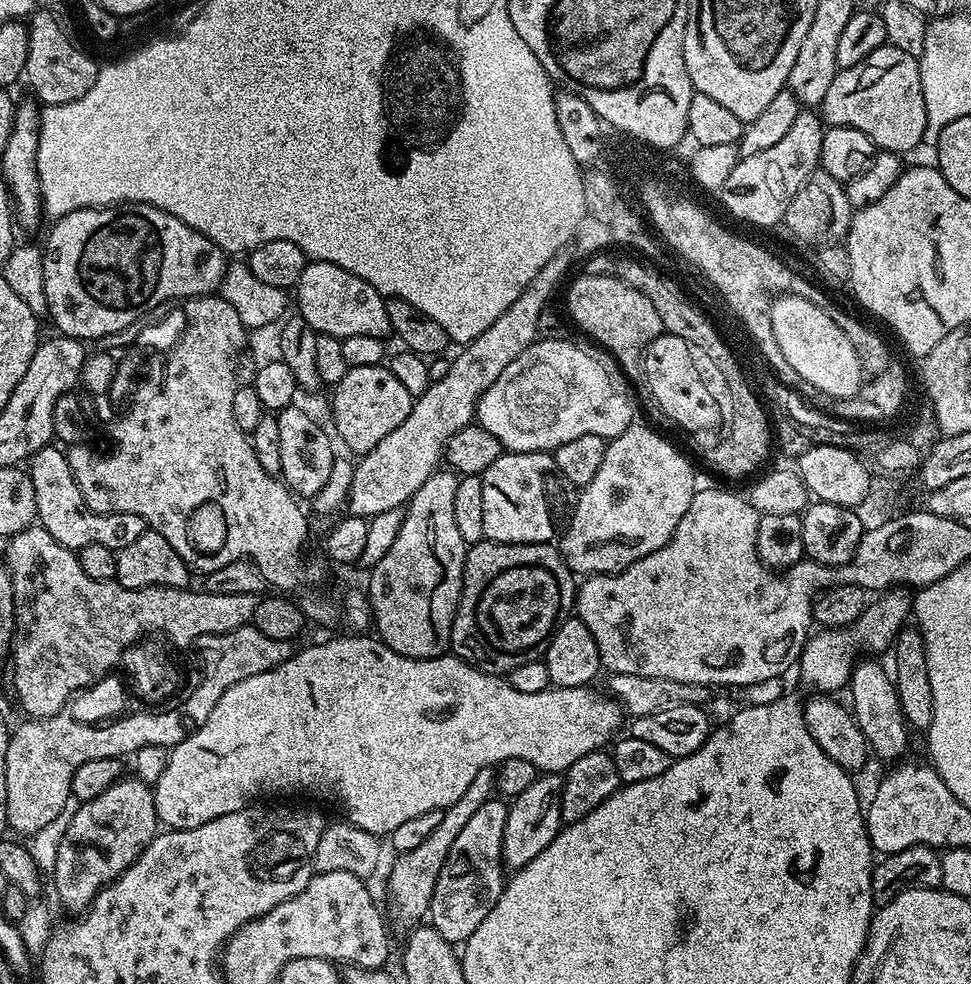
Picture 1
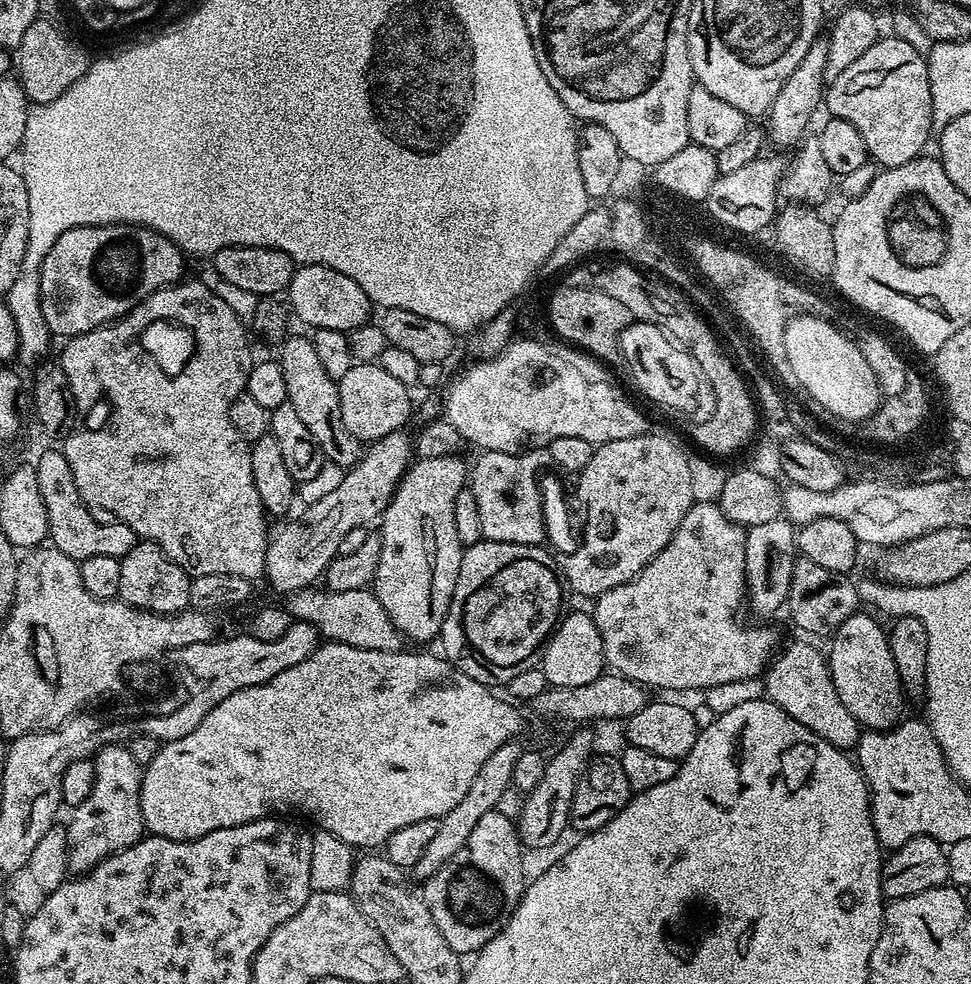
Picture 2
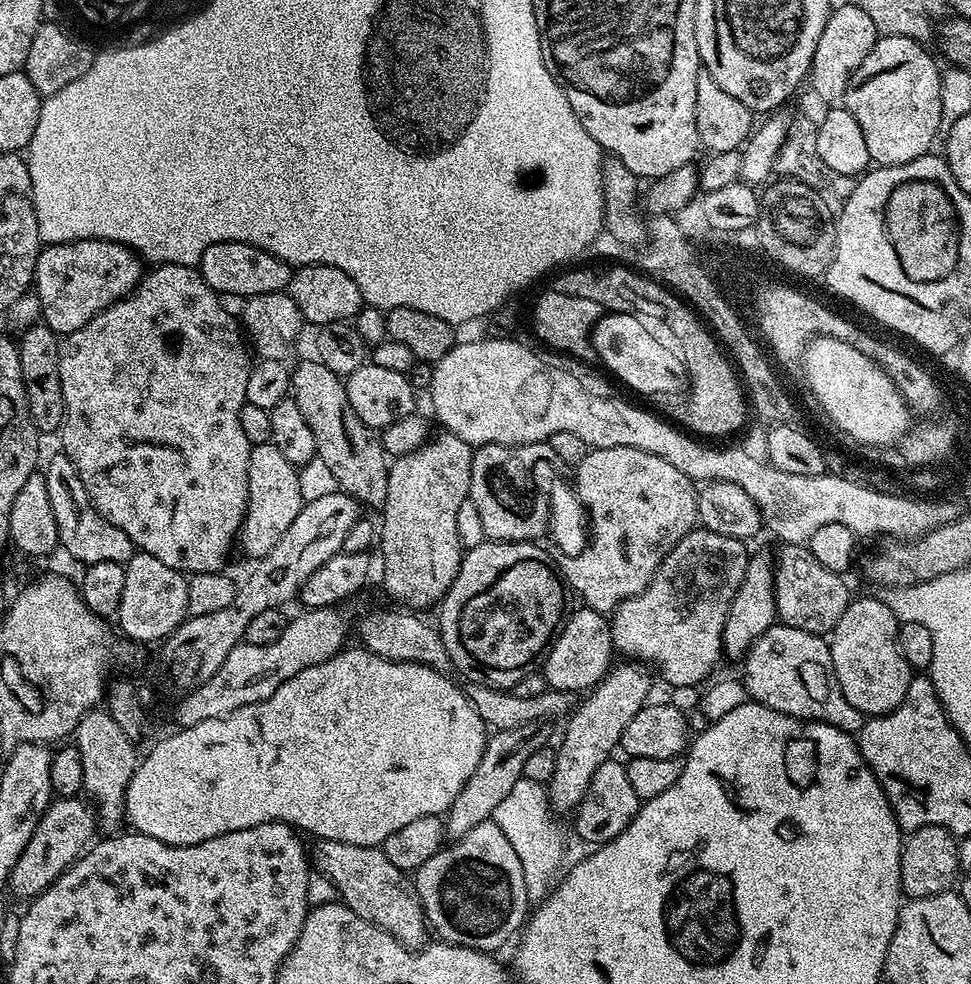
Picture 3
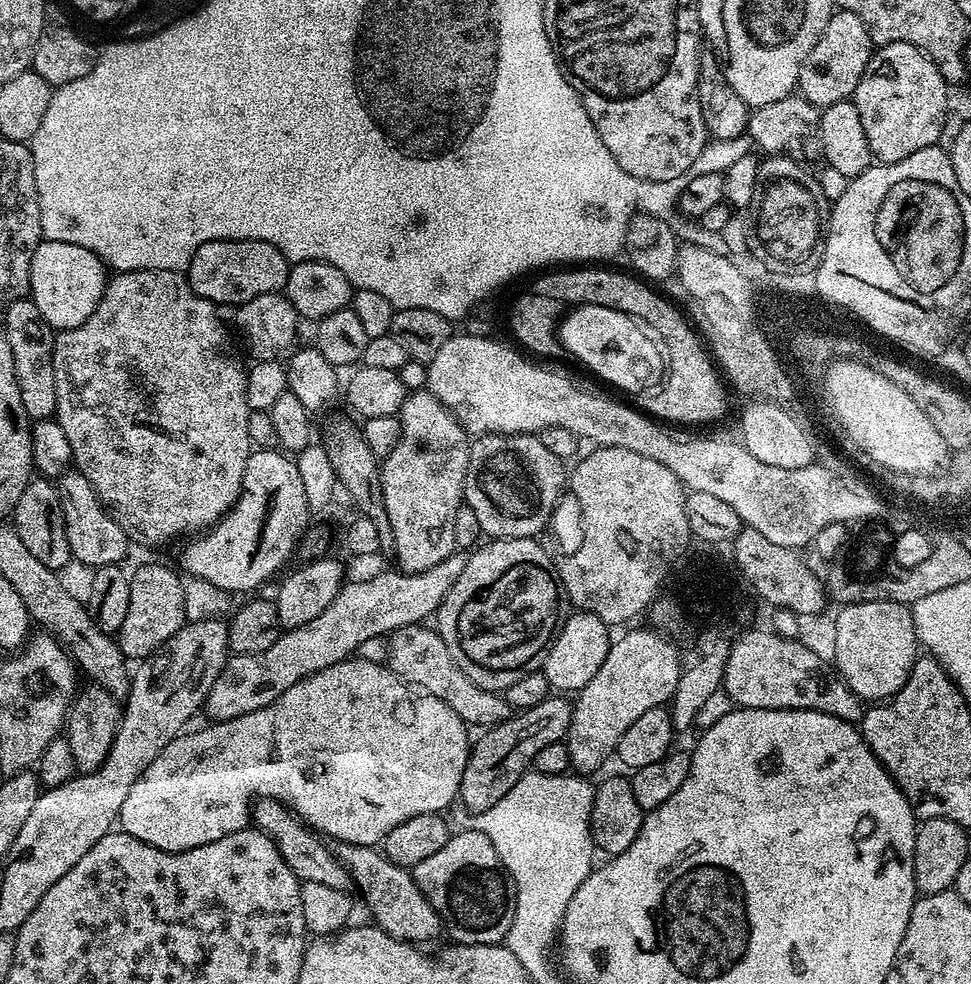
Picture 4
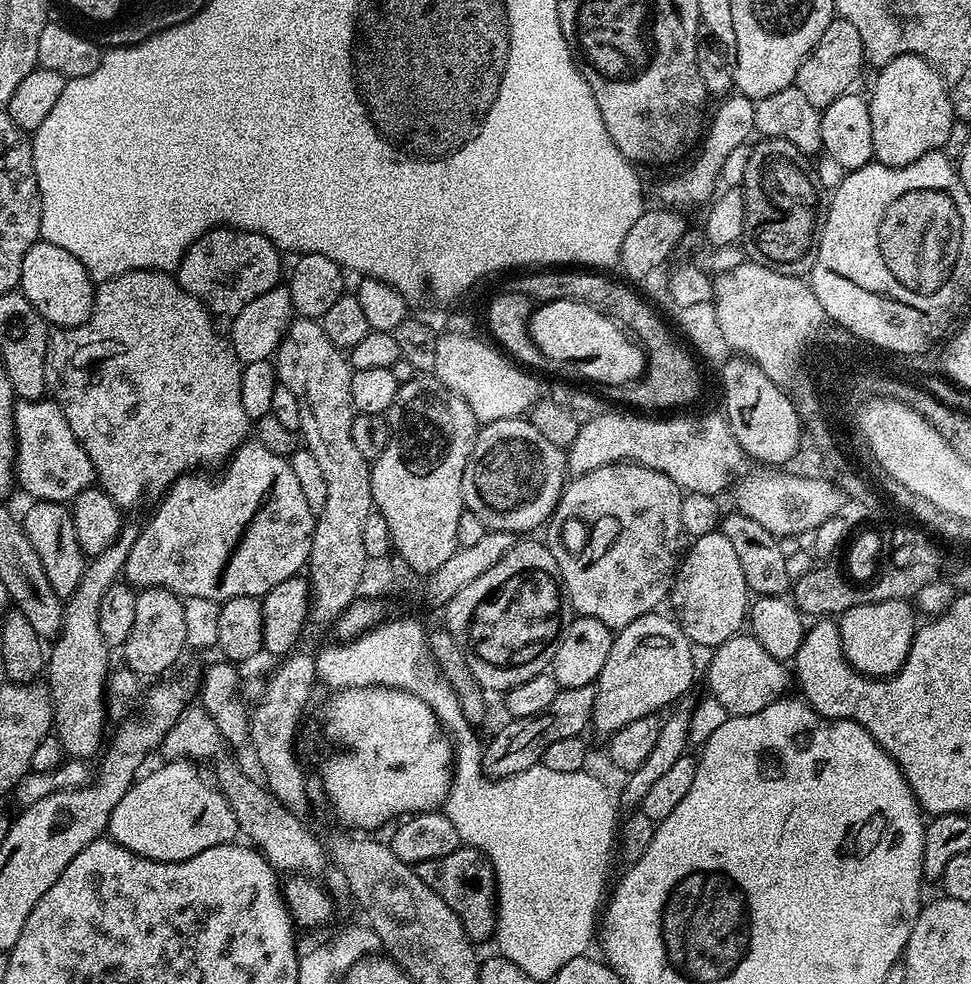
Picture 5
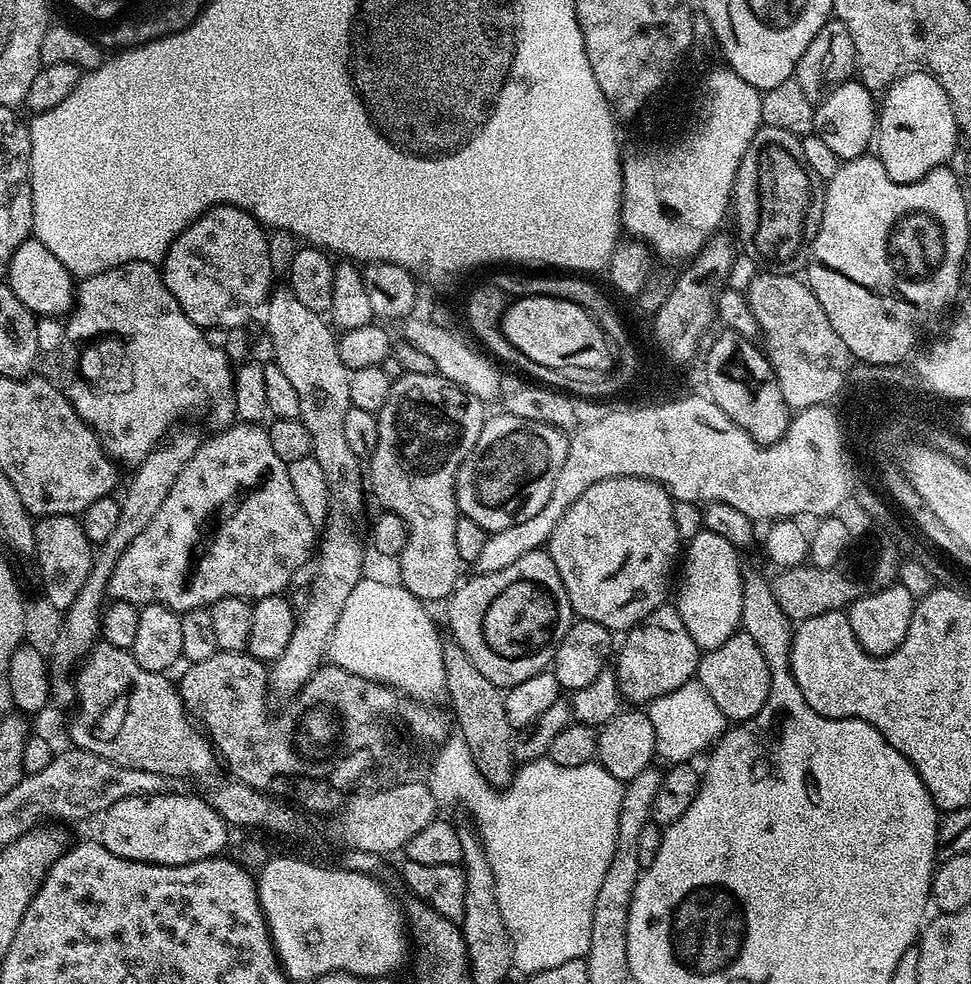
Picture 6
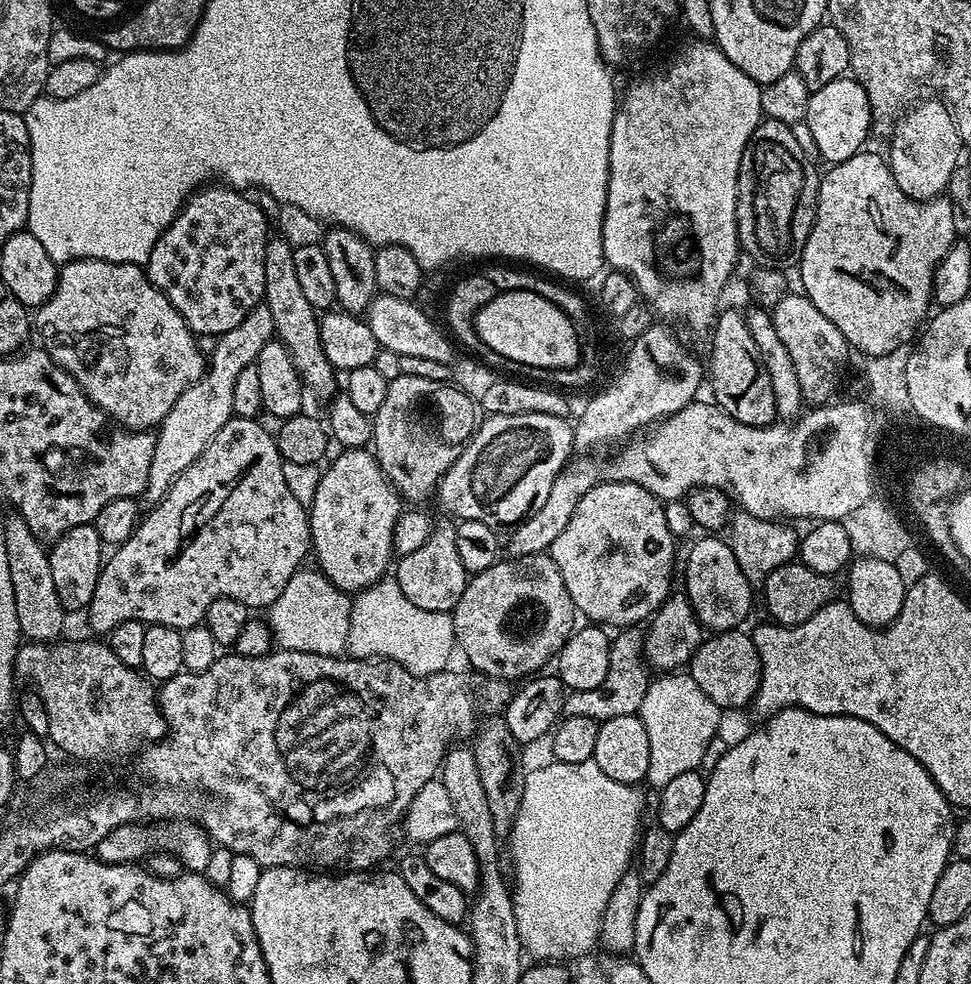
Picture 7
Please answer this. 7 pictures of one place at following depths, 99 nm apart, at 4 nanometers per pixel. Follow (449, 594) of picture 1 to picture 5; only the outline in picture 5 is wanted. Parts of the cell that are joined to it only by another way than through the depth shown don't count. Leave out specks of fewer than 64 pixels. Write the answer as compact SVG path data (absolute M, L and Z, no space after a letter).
M418 374L410 382L402 384L388 408L386 419L388 441L380 457L371 465L372 503L375 511L386 518L386 526L390 526L393 549L406 558L414 571L431 574L457 549L458 518L466 511L462 498L462 474L474 450L478 421L467 402L432 374Z

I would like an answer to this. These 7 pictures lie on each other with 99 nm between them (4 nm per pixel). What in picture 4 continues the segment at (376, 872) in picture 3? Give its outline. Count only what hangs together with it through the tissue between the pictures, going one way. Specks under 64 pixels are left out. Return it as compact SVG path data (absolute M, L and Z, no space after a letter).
M267 798L257 799L253 803L250 820L260 831L268 834L274 846L278 846L282 858L286 858L286 866L294 870L294 874L301 882L318 882L319 885L328 886L336 891L345 893L349 891L349 874L336 857L335 851L315 831L305 827L283 804Z

